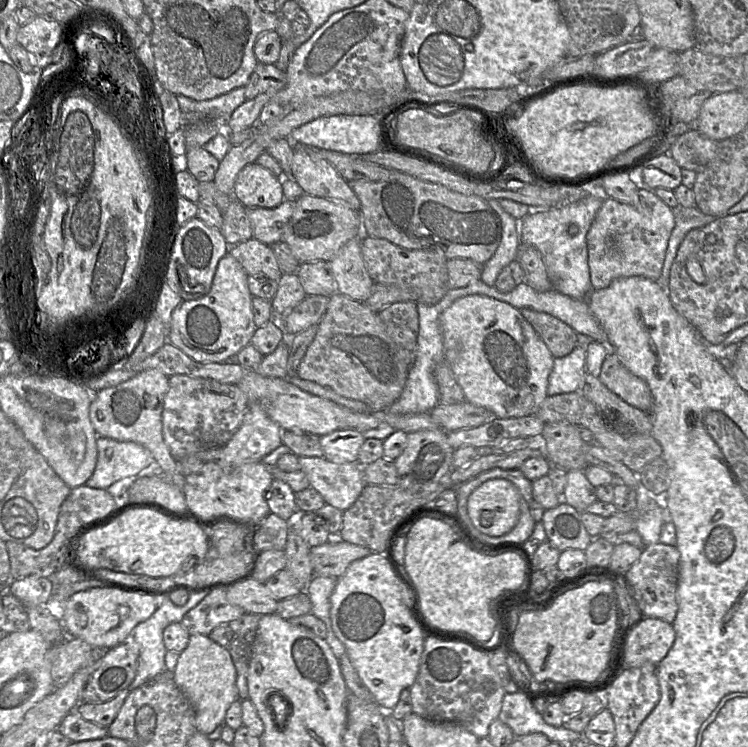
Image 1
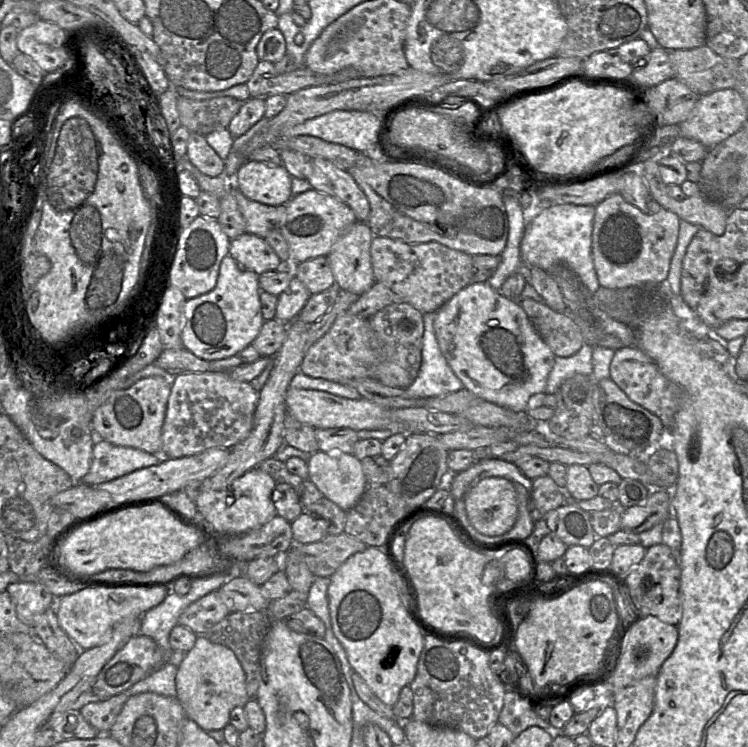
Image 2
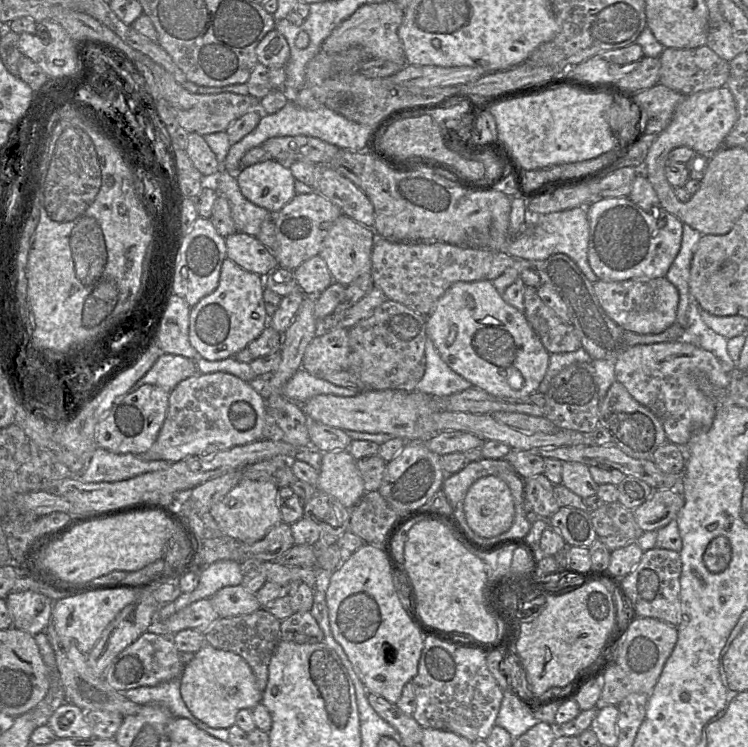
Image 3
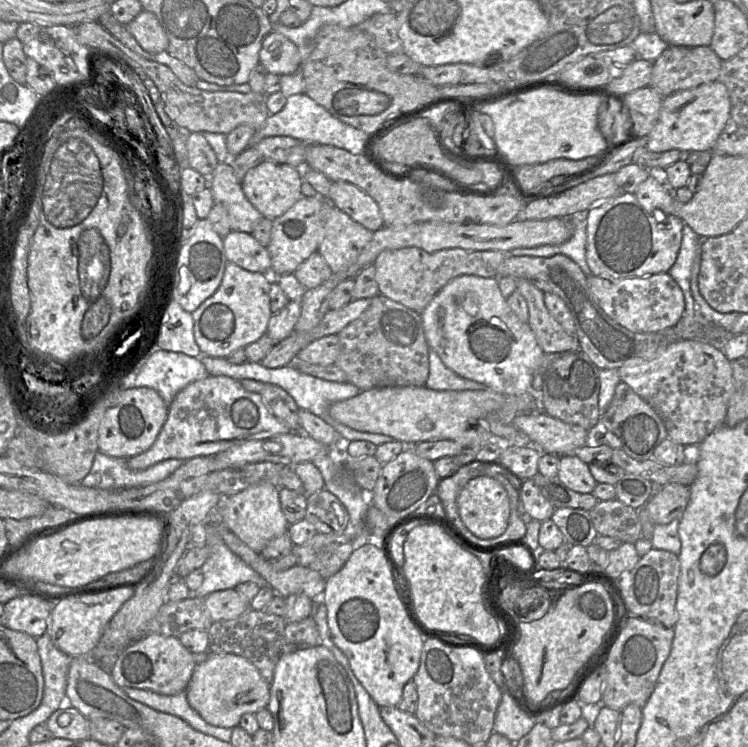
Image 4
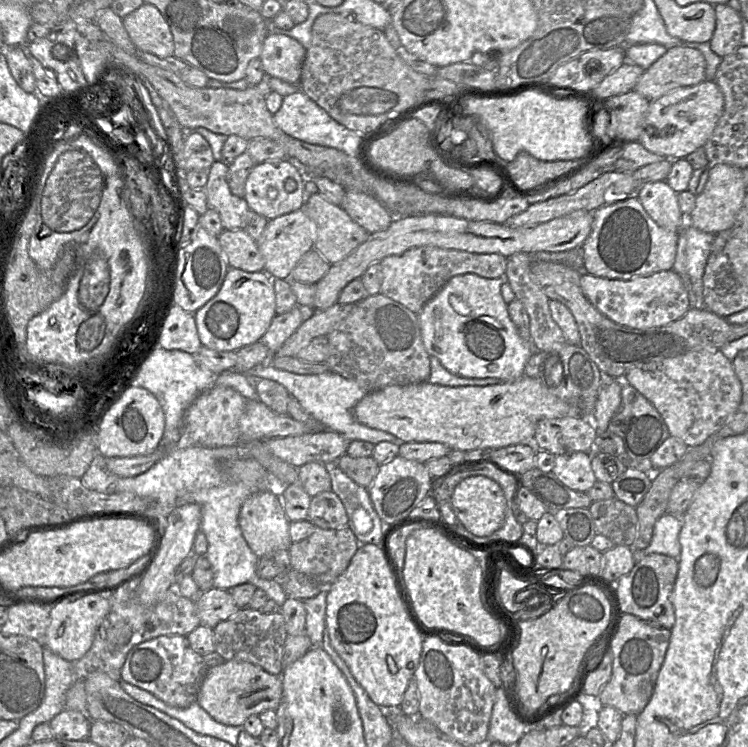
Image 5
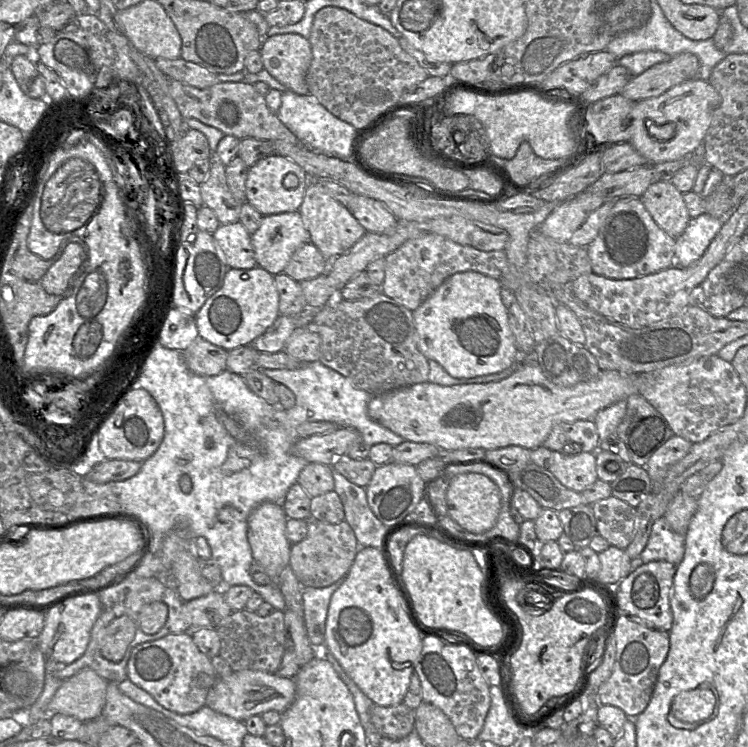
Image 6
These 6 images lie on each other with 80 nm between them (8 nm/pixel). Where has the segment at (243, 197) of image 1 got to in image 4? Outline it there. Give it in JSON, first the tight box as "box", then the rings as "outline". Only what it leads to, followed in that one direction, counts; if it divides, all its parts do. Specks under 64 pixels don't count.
{"box":[241,160,303,220],"outline":[[[264,160],[245,174],[241,182],[241,188],[247,200],[264,218],[274,220],[287,212],[303,197],[301,194],[302,182],[303,168]]]}

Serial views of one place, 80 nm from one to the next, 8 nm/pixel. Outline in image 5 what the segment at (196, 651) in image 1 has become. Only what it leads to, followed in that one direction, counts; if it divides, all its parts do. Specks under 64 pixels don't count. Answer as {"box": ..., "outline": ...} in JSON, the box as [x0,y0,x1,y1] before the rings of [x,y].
{"box":[196,660,283,726],"outline":[[[230,660],[207,669],[196,702],[217,722],[228,726],[242,726],[252,715],[279,707],[283,692],[281,676],[272,675],[262,668],[244,661]]]}

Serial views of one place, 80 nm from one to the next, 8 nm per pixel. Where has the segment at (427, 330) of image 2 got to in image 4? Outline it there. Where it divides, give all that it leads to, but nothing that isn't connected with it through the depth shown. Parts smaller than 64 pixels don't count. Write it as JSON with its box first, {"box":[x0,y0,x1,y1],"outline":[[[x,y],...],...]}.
{"box":[424,350,488,390],"outline":[[[429,350],[429,374],[424,384],[432,390],[484,390],[488,389],[484,384],[460,377],[455,372],[447,368],[437,353]]]}

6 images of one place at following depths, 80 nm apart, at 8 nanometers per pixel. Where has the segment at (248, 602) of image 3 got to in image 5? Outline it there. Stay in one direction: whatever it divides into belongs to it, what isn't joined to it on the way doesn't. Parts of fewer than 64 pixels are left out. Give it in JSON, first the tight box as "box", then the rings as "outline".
{"box":[195,588,240,629],"outline":[[[216,588],[200,593],[195,599],[195,606],[200,625],[211,629],[240,610],[229,591]]]}

